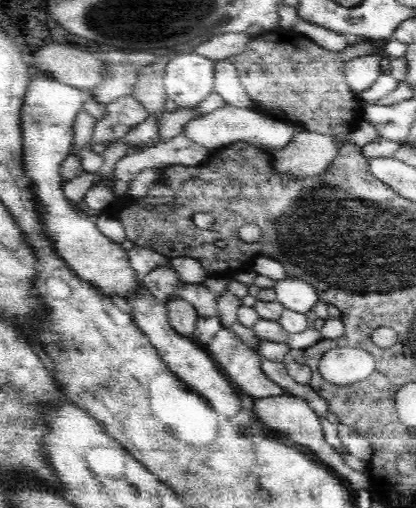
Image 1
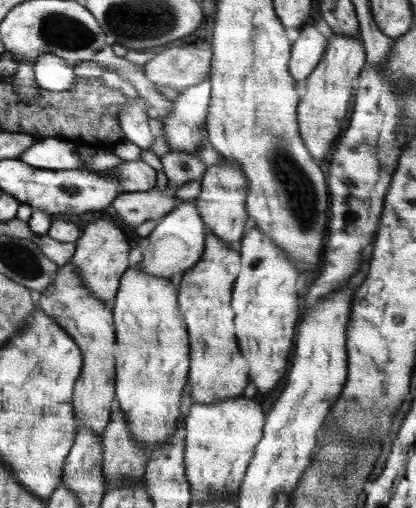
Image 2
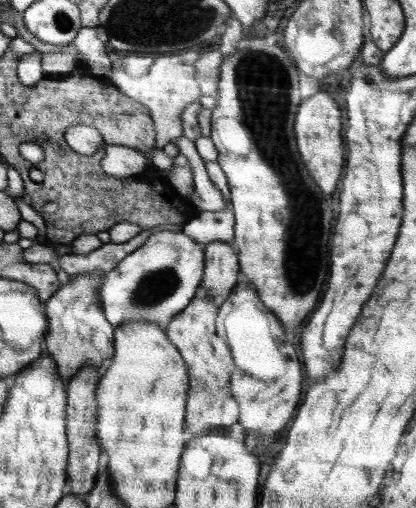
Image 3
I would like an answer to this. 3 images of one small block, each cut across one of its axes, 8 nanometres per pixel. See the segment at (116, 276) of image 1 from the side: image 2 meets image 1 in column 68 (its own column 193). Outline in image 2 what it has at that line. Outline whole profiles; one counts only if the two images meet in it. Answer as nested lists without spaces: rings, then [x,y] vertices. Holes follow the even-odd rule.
[[[210,78],[184,89],[172,102],[170,113],[162,119],[162,138],[170,144],[170,152],[186,152],[196,156],[202,141],[208,141],[205,118],[211,98]],[[196,201],[181,202],[172,212],[165,212],[159,216],[157,227],[146,237],[148,247],[143,250],[143,258],[139,262],[139,266],[146,274],[177,281],[184,272],[201,260],[206,230],[196,207]]]

